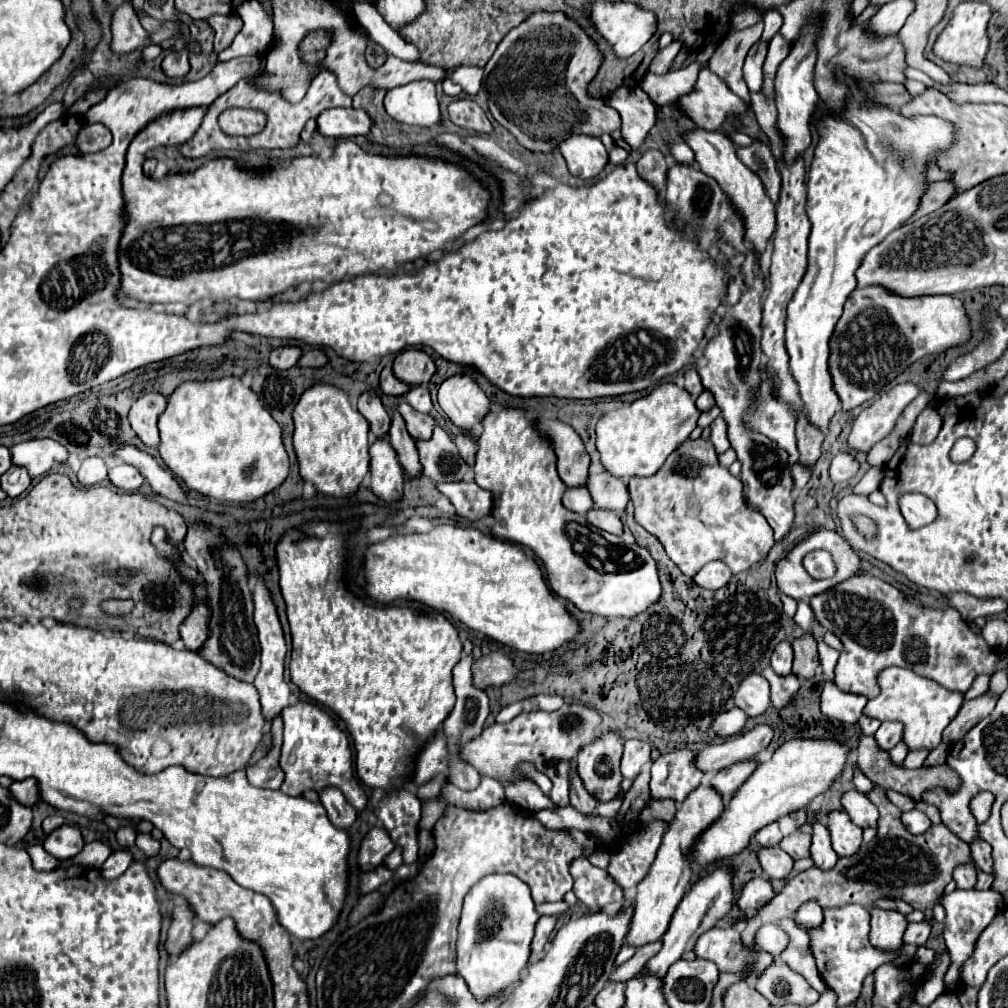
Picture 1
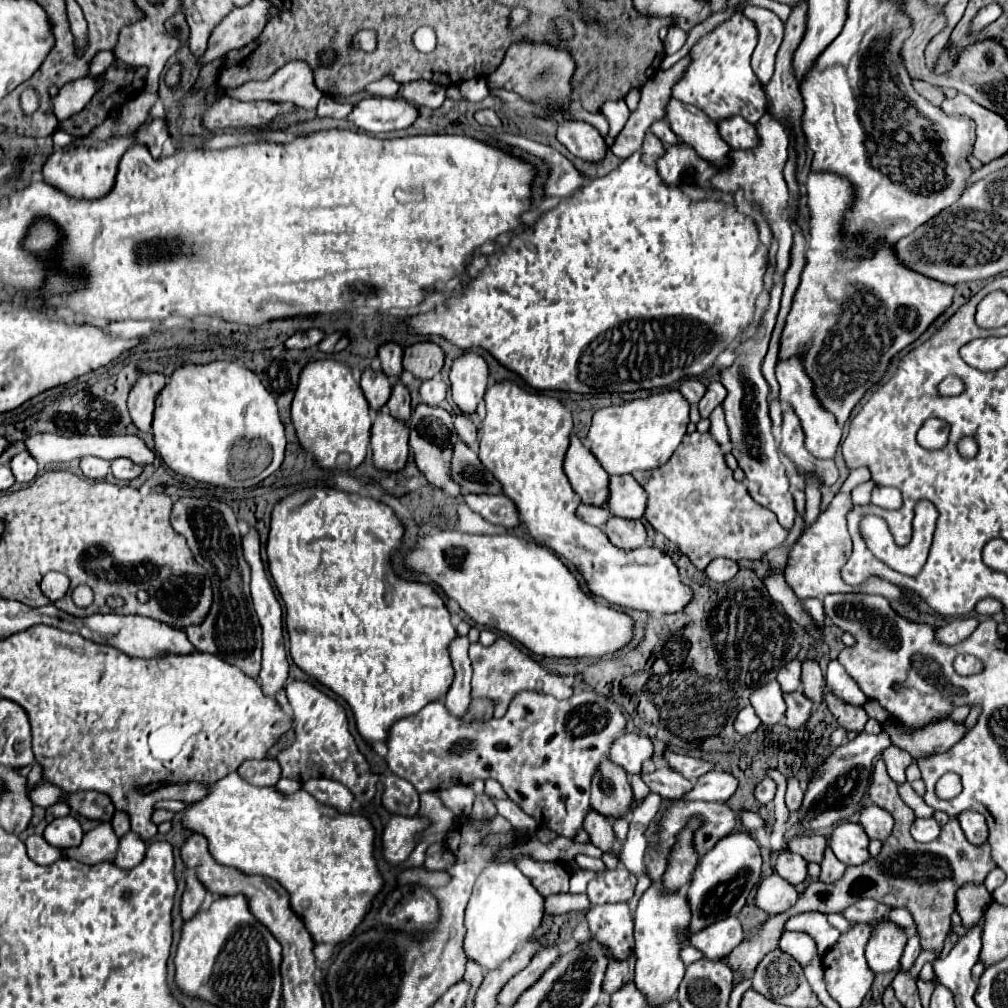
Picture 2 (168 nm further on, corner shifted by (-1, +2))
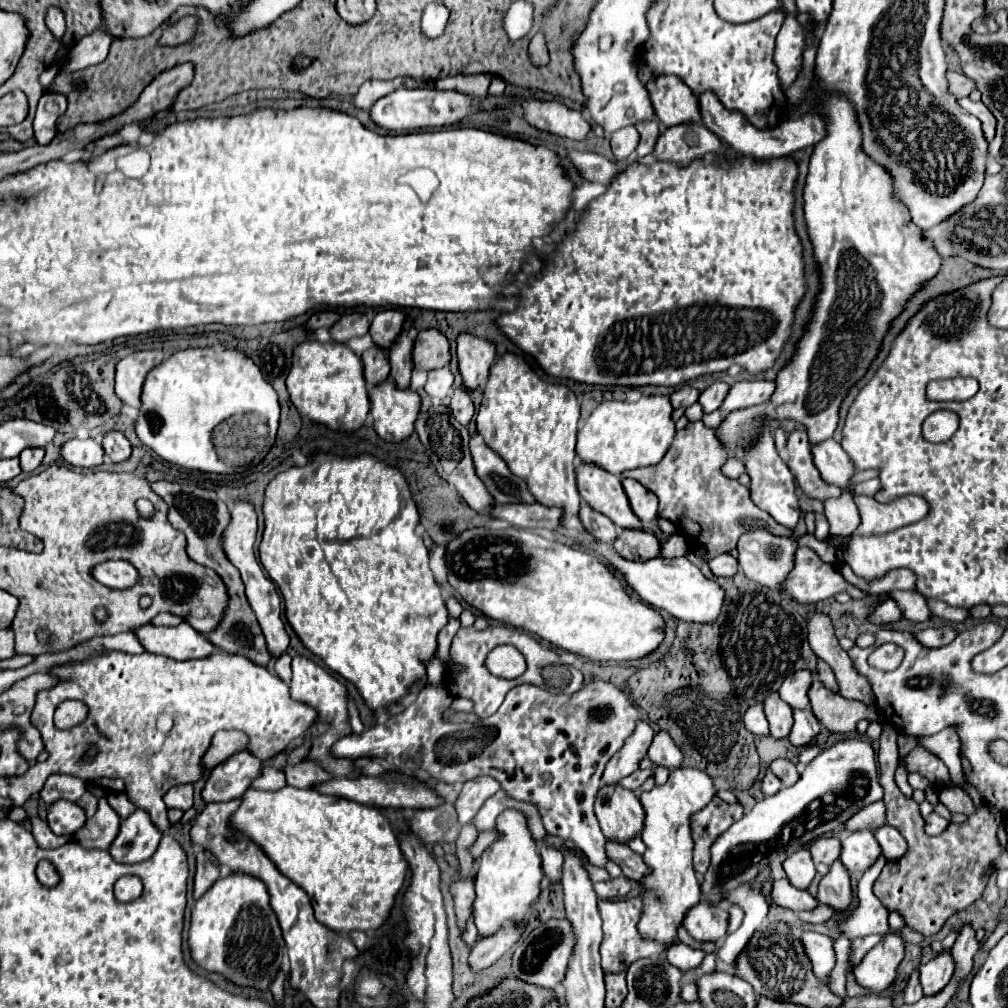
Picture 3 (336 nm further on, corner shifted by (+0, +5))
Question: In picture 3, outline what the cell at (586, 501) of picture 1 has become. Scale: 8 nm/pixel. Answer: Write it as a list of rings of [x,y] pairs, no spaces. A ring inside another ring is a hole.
[[[586,502],[580,504],[580,512],[578,514],[580,514],[580,522],[582,522],[584,530],[590,536],[594,536],[594,540],[598,540],[602,544],[612,544],[618,538],[620,530],[604,514],[592,510]]]

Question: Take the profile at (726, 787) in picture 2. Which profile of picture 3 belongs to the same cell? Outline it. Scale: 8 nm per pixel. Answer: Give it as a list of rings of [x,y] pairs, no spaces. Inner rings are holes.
[[[674,768],[662,786],[654,786],[648,792],[640,794],[640,802],[646,812],[642,840],[646,844],[646,854],[642,856],[646,864],[650,864],[652,874],[644,878],[644,912],[638,924],[640,932],[646,938],[658,942],[676,942],[676,928],[682,924],[682,916],[688,908],[700,902],[700,882],[694,874],[692,864],[692,830],[690,830],[690,816],[702,810],[712,796],[716,794],[716,786],[712,778],[698,770],[698,768]]]

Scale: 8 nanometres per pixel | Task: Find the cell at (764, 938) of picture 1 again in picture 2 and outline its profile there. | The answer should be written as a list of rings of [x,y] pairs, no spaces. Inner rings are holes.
[[[785,931],[779,939],[779,949],[787,955],[791,955],[795,961],[799,961],[801,965],[809,963],[815,955],[817,955],[817,949],[815,949],[815,941],[805,935],[805,933],[793,933],[793,931]]]

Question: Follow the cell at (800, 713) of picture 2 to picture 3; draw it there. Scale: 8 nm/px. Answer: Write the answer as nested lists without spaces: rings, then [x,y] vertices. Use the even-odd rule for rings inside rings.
[[[810,708],[794,712],[794,726],[790,732],[792,746],[802,748],[802,746],[812,744],[812,740],[818,736],[818,732],[820,732],[820,722],[816,720],[816,716],[812,714]]]

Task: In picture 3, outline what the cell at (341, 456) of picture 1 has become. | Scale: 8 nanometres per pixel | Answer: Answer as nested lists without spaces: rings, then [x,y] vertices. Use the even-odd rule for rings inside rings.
[[[318,340],[298,344],[294,348],[292,368],[286,378],[286,386],[294,406],[308,420],[324,422],[334,430],[356,430],[366,420],[370,402],[362,372],[362,360],[346,344],[322,344]]]

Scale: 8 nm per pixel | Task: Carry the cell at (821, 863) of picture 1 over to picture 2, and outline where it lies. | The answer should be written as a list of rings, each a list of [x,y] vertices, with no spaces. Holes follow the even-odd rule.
[[[827,841],[827,851],[825,851],[825,855],[823,855],[821,877],[819,877],[819,879],[823,879],[825,883],[837,881],[837,879],[843,875],[845,869],[847,869],[847,865],[845,865],[843,861],[839,861],[839,859],[833,855],[833,851],[831,851],[831,847],[829,847],[829,841]]]

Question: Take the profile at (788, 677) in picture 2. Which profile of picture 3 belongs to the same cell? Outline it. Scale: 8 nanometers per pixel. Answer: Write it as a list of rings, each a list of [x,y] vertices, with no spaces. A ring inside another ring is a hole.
[[[798,670],[792,676],[788,676],[780,686],[780,698],[794,710],[808,708],[808,688],[812,684],[812,672],[810,670]]]

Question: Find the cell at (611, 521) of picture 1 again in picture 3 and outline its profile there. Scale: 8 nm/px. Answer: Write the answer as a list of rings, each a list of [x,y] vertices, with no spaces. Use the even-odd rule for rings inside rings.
[[[622,530],[614,542],[614,550],[626,560],[652,560],[660,554],[660,542],[646,530]]]

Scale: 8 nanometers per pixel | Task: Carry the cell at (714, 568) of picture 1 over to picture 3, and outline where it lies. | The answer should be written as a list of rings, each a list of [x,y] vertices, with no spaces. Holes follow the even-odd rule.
[[[720,554],[714,560],[708,560],[714,576],[734,576],[738,572],[738,560],[730,554]]]

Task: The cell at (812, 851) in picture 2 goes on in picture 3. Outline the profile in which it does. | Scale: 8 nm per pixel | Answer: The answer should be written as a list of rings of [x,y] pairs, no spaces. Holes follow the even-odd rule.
[[[818,838],[810,844],[810,852],[812,852],[812,860],[814,862],[822,862],[822,864],[834,864],[838,858],[840,858],[840,852],[842,852],[842,842],[840,838]]]

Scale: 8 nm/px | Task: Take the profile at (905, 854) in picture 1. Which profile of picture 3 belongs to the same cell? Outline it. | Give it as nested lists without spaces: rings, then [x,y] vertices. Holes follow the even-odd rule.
[[[882,722],[882,728],[878,766],[880,784],[884,788],[884,802],[888,808],[886,820],[890,826],[896,826],[896,830],[906,838],[908,852],[902,856],[902,860],[888,862],[884,866],[874,882],[874,894],[888,908],[888,912],[898,912],[904,918],[906,926],[914,928],[920,934],[932,936],[952,914],[968,908],[982,896],[988,880],[988,870],[992,868],[994,858],[998,858],[1002,852],[996,830],[1002,824],[1004,814],[998,810],[994,812],[990,806],[982,806],[970,814],[964,824],[950,824],[940,836],[928,836],[924,832],[918,804],[906,798],[894,782],[898,764],[898,732],[886,722]]]

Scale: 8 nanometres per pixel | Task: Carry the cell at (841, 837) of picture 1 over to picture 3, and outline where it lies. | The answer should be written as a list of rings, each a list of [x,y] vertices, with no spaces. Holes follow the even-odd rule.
[[[860,830],[842,840],[842,864],[850,872],[866,872],[880,856],[878,842],[868,830]]]

